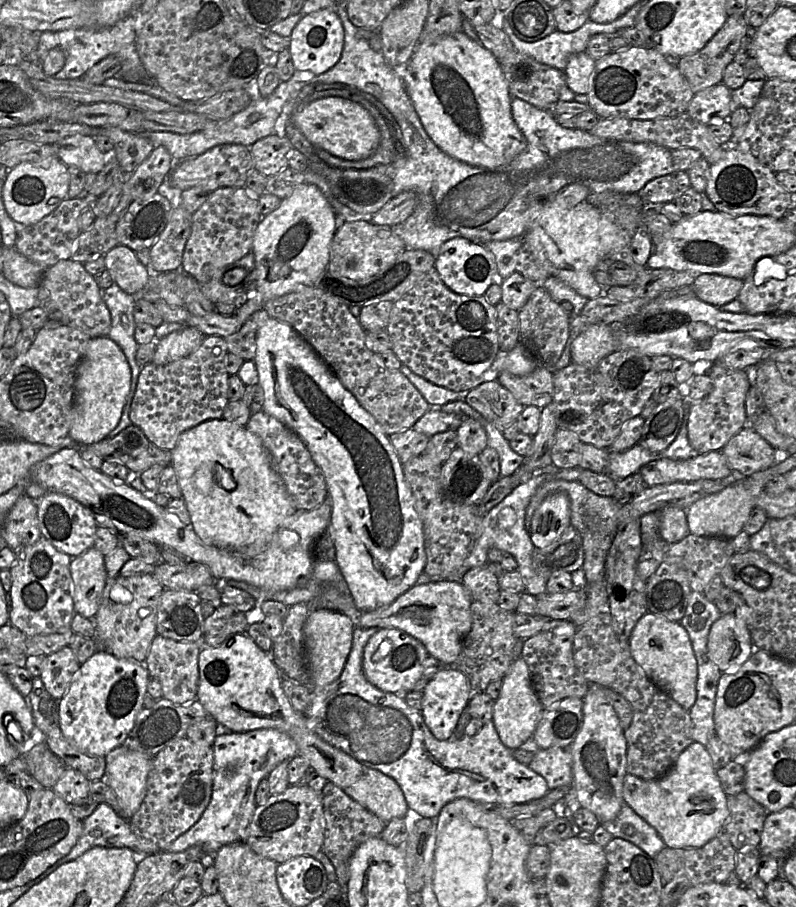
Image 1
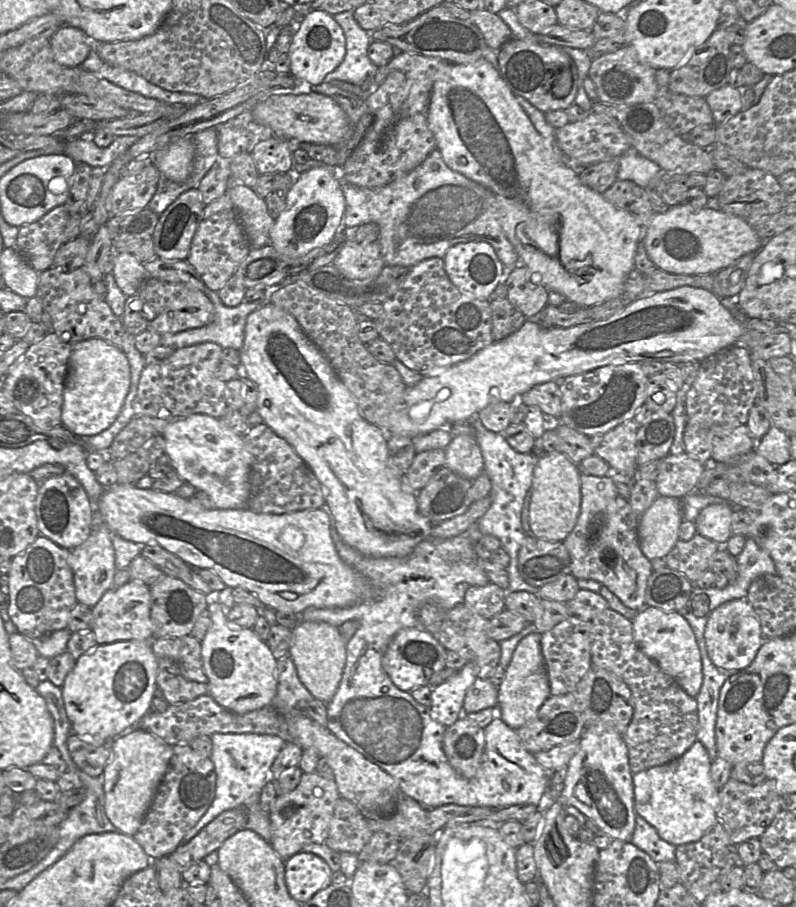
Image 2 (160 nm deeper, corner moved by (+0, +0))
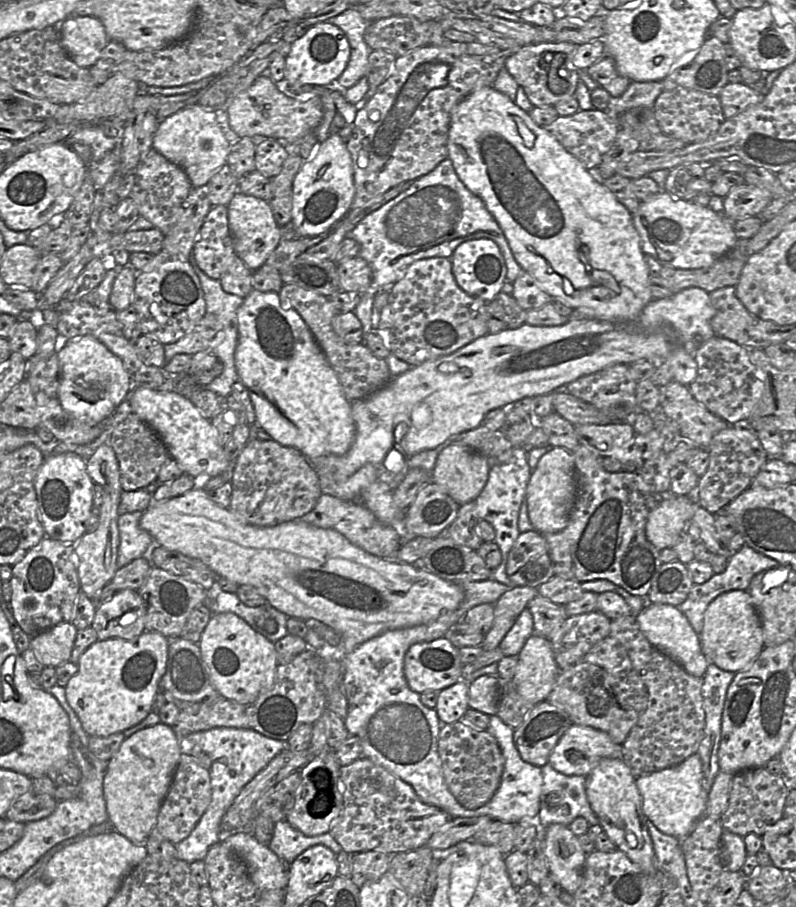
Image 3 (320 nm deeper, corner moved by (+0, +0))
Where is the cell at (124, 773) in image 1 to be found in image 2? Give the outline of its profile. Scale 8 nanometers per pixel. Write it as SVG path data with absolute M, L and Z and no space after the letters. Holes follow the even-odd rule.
M137 729L123 737L116 737L112 743L112 754L102 775L105 795L105 812L110 822L124 835L133 836L139 830L155 794L168 769L173 746L153 734Z

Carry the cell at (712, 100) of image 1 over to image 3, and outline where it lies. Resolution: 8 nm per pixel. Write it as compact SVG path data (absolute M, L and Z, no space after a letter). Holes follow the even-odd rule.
M727 83L720 91L718 98L726 119L732 118L748 107L760 103L764 95L742 83Z

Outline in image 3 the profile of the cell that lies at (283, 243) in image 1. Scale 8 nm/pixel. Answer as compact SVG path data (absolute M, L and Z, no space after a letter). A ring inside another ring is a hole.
M338 134L322 142L313 158L304 160L293 181L291 226L298 237L314 237L328 231L349 210L355 196L353 167L347 141Z

